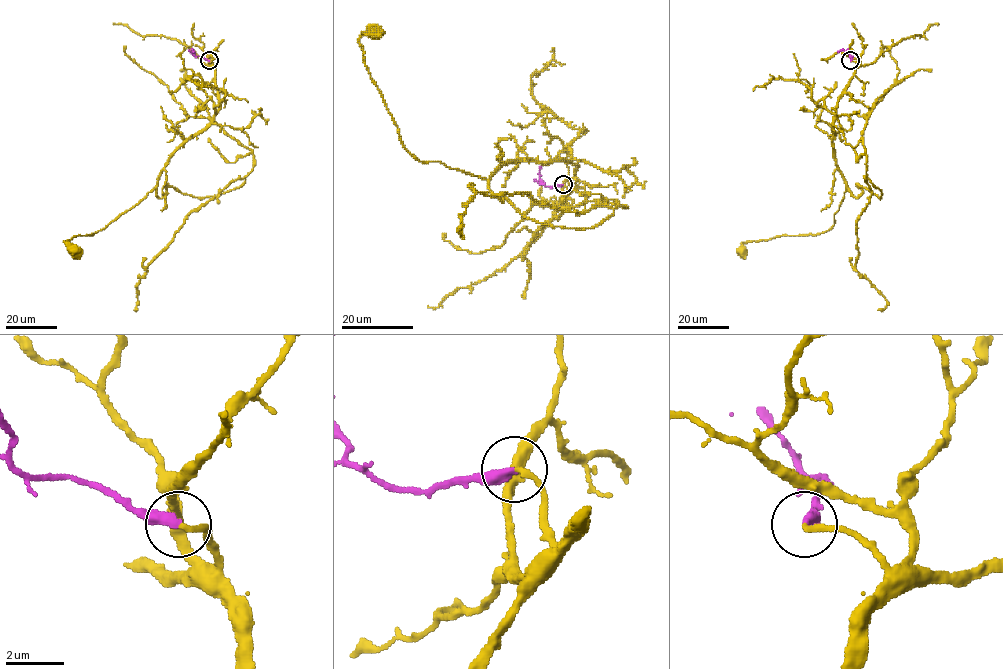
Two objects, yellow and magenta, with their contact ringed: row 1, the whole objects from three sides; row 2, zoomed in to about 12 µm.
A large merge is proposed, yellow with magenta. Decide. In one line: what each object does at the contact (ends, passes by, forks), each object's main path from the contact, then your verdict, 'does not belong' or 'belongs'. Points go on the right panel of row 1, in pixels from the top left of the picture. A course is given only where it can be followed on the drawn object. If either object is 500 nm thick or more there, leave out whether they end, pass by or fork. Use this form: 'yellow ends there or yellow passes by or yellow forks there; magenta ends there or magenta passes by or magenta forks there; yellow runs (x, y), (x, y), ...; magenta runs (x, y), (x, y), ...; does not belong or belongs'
yellow passes by; magenta ends there; yellow runs (850, 60), (854, 75), (833, 128), (846, 190), (834, 224), (746, 241), (742, 252); magenta runs (850, 60), (852, 57), (846, 51), (838, 52); belongs

